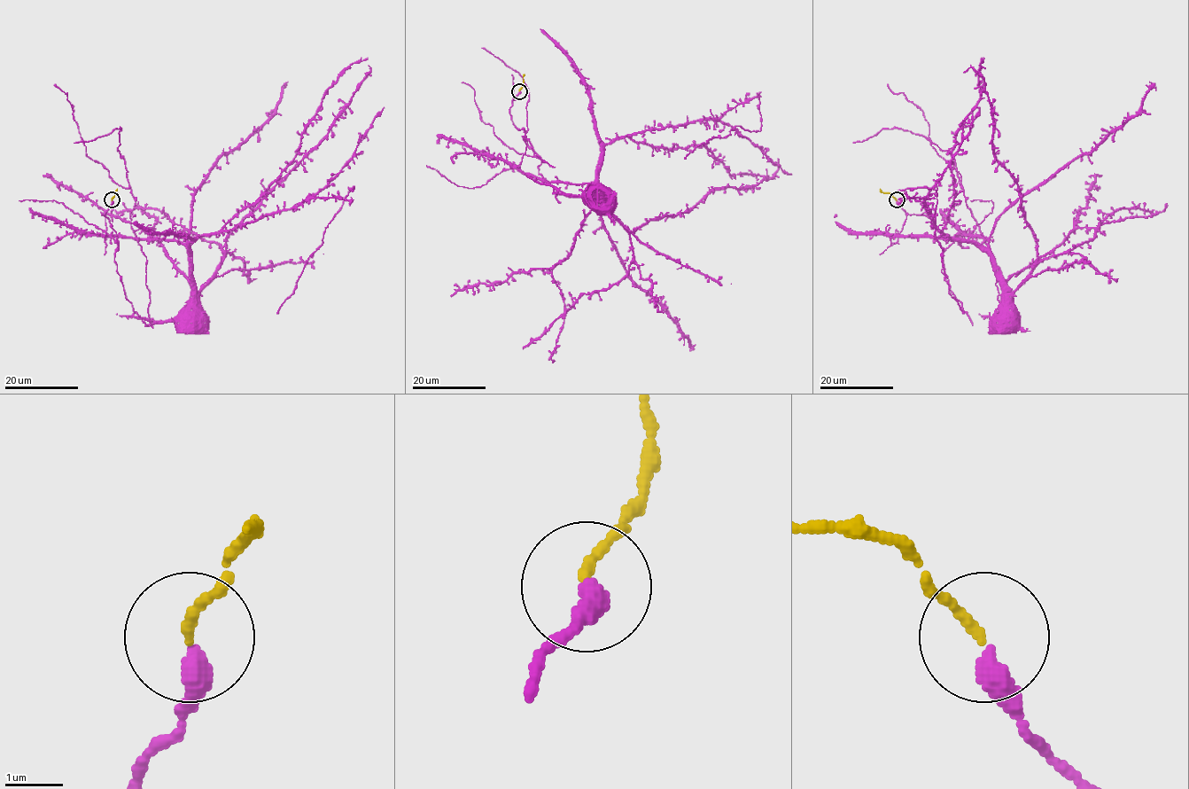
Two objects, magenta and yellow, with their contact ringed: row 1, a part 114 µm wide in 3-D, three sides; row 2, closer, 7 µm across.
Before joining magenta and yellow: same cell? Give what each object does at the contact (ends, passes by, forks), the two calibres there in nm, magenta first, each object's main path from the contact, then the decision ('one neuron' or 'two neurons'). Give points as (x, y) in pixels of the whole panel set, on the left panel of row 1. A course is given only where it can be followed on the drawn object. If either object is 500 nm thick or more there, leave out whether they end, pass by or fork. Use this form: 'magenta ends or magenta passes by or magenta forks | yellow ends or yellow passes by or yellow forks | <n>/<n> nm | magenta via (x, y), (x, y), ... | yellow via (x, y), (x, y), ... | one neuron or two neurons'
magenta ends | yellow ends | 380/160 nm | magenta via (112, 200), (102, 214), (116, 232), (118, 248), (118, 240), (110, 238), (179, 241), (186, 247), (201, 322) | yellow via (112, 199), (117, 189) | one neuron

